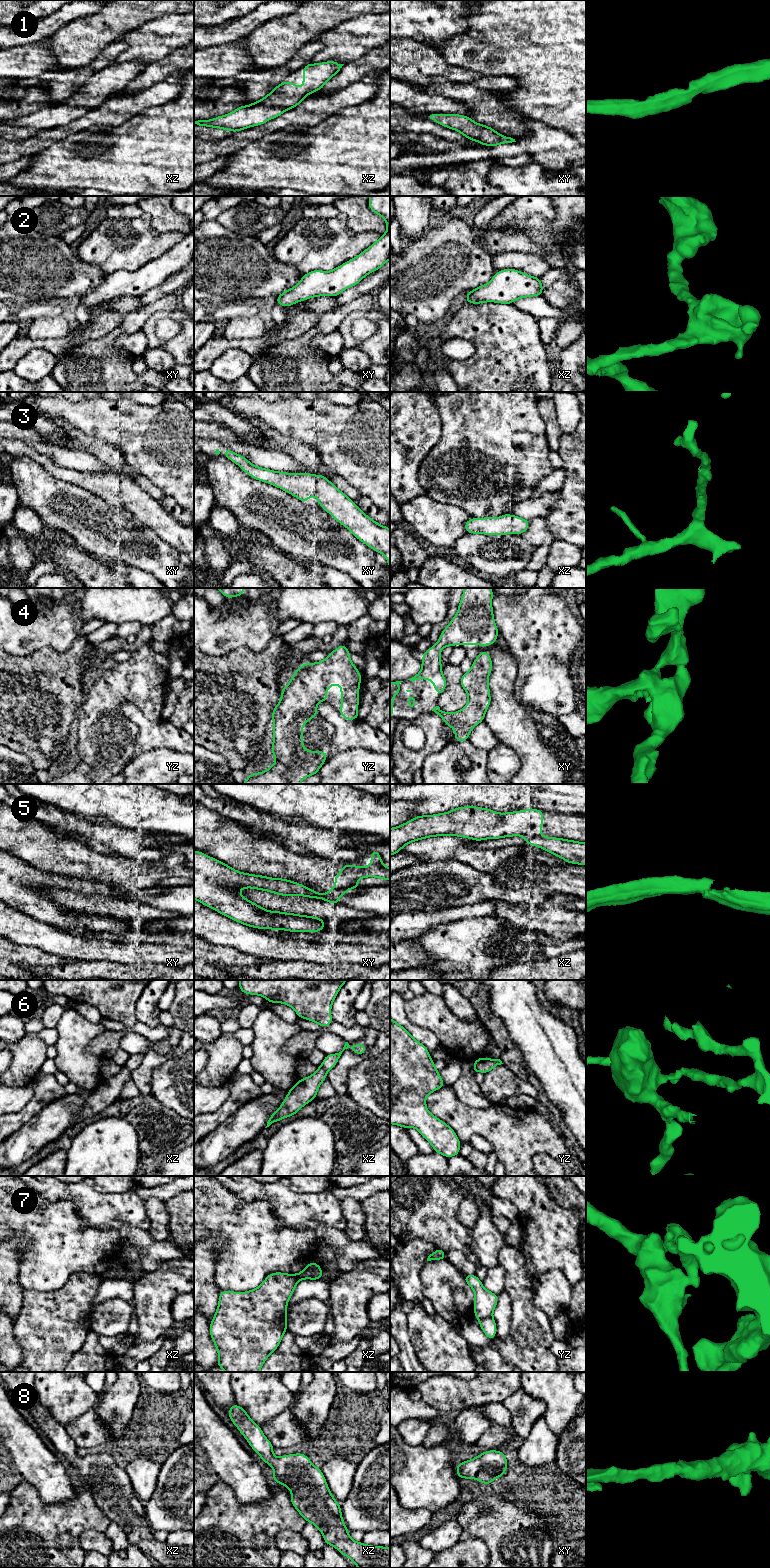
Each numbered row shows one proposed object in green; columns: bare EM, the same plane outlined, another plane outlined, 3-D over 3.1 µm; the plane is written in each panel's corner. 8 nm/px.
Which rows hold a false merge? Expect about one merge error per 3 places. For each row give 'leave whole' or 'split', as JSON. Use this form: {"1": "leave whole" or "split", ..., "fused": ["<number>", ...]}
{"1": "leave whole", "2": "leave whole", "3": "leave whole", "4": "leave whole", "5": "split", "6": "split", "7": "split", "8": "leave whole", "fused": ["5", "6", "7"]}

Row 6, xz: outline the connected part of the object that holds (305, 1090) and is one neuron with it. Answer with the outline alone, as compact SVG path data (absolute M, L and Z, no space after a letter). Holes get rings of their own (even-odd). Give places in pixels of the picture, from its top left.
M319 1066L309 1077L300 1079L288 1092L283 1104L273 1112L267 1122L267 1127L283 1118L295 1115L304 1105L313 1101L320 1084L326 1080L327 1070Z

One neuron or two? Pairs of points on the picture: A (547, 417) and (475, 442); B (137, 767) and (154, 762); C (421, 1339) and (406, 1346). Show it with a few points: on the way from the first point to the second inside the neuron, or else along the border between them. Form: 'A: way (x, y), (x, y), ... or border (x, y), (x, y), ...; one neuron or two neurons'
A: border (536, 402), (548, 442); two neurons
B: way (141, 767), (150, 766); one neuron
C: border (406, 1321), (409, 1341), (419, 1361); two neurons

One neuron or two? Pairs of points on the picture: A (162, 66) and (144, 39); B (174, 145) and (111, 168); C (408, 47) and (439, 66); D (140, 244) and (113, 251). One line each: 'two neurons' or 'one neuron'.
A: two neurons
B: one neuron
C: one neuron
D: one neuron

